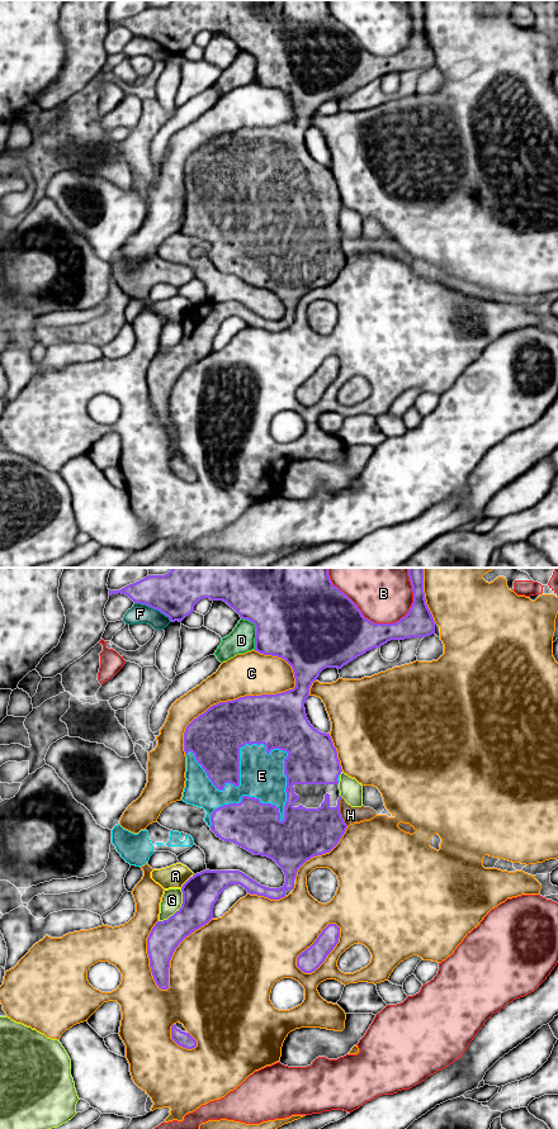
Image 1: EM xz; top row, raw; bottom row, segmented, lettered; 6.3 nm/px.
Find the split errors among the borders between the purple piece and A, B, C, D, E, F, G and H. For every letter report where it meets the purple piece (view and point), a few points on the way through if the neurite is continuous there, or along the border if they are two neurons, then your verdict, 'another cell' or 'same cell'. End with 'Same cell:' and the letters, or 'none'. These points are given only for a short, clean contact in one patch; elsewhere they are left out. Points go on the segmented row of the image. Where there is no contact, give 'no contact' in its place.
A: xz (187, 881) | another cell
B: xz (367, 618) | another cell
C: xz (237, 698) | another cell
D: xz (256, 631) | another cell
E: xz (249, 744) | same cell
F: xz (154, 608) | another cell
G: xz (179, 909) | another cell
H: xz (339, 811) | another cell
Same cell: E

